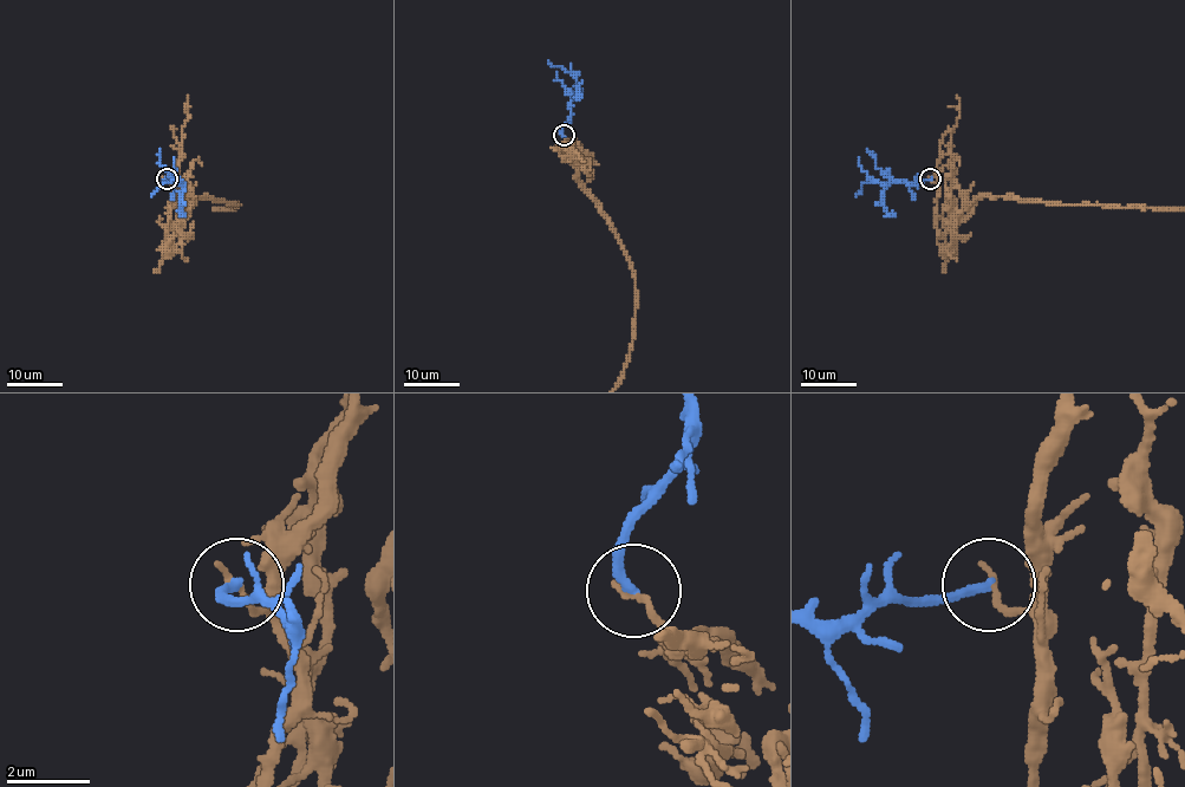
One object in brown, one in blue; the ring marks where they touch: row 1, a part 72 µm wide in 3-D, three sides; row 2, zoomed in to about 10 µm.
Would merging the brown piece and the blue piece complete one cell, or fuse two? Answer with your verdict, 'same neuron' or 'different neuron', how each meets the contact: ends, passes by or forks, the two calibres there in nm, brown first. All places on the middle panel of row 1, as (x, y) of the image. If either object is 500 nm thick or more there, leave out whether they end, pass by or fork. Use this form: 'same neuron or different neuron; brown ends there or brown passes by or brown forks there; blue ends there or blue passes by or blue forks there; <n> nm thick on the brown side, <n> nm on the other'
different neuron; brown ends there; blue ends there; 160 nm thick on the brown side, 240 nm on the other

